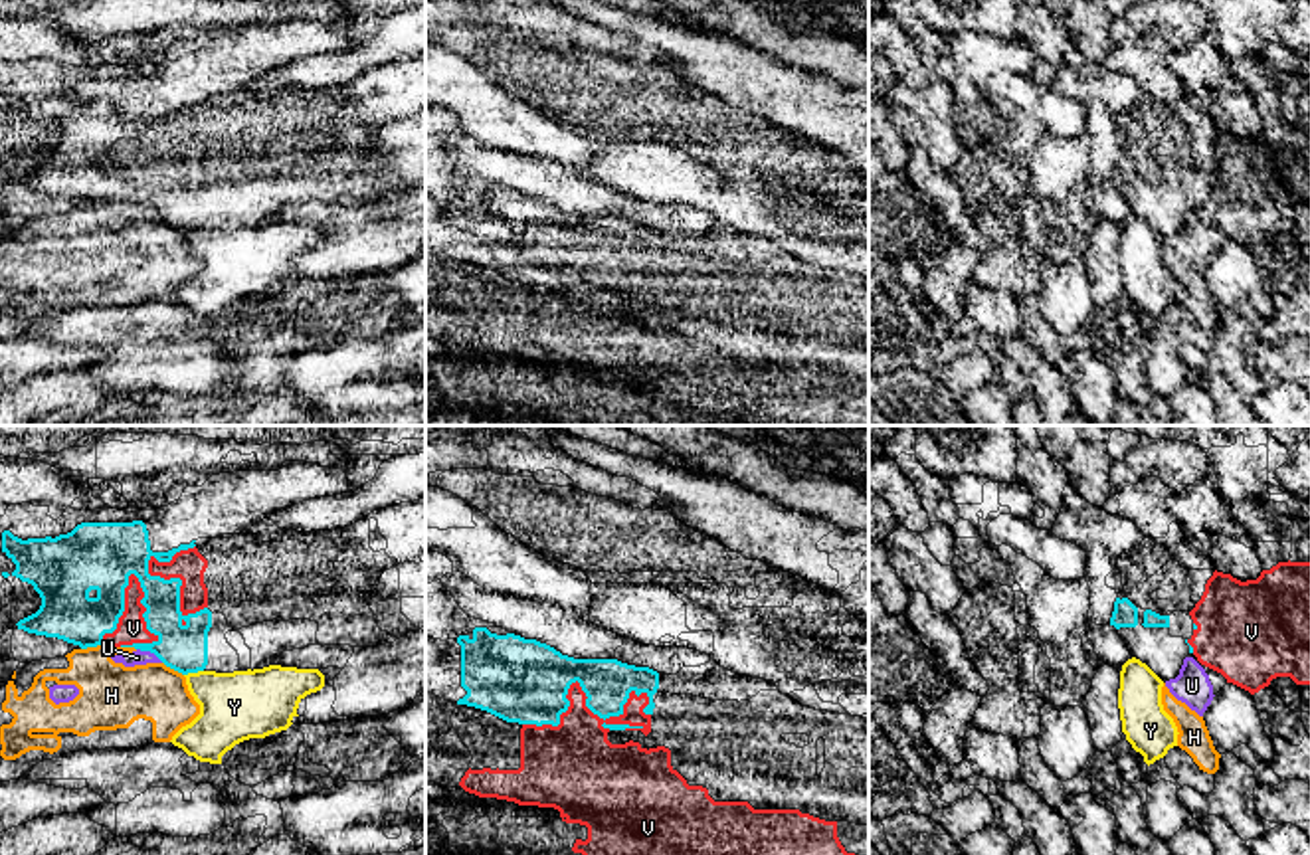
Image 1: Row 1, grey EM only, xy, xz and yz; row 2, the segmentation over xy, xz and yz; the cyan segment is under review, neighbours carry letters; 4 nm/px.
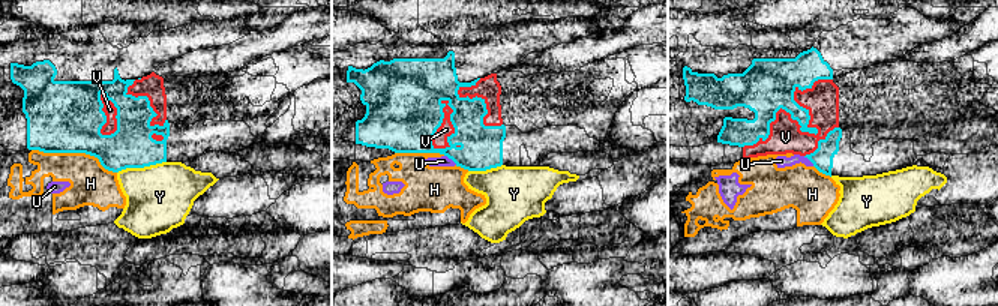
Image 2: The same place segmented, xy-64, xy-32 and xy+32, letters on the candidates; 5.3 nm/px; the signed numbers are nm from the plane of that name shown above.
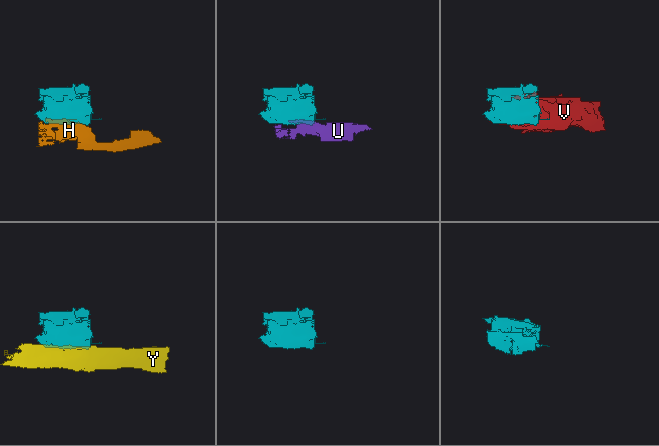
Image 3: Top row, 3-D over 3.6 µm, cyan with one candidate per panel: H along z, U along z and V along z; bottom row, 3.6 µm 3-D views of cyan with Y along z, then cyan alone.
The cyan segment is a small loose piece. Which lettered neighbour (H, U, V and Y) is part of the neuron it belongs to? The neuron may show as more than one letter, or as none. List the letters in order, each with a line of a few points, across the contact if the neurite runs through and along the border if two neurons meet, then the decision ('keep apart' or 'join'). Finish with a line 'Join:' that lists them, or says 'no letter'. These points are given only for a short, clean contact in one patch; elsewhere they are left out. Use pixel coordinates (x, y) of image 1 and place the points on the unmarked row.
H: keep apart
U: line xy (137, 204), (153, 208), (163, 218); keep apart
V: keep apart
Y: keep apart
Join: no letter

